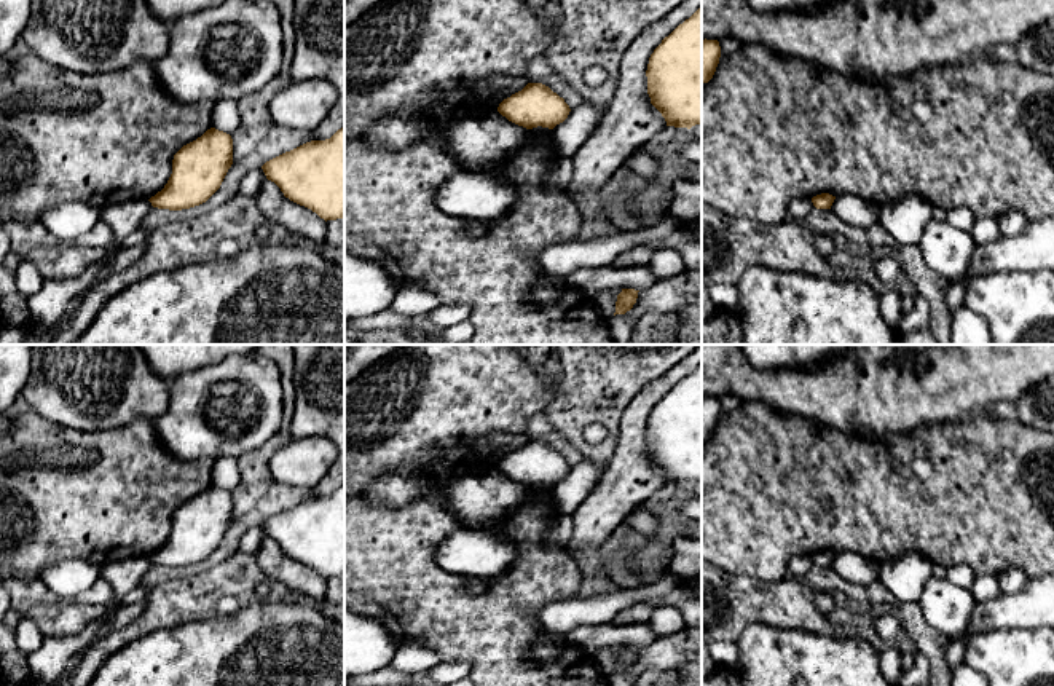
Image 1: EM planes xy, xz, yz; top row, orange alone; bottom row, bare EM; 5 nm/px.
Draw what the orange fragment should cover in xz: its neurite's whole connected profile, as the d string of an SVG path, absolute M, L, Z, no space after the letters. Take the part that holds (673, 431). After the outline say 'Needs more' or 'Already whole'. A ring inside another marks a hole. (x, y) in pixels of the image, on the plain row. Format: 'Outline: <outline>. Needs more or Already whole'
Outline: M702 364L654 407L646 434L667 483L702 482Z. Already whole

